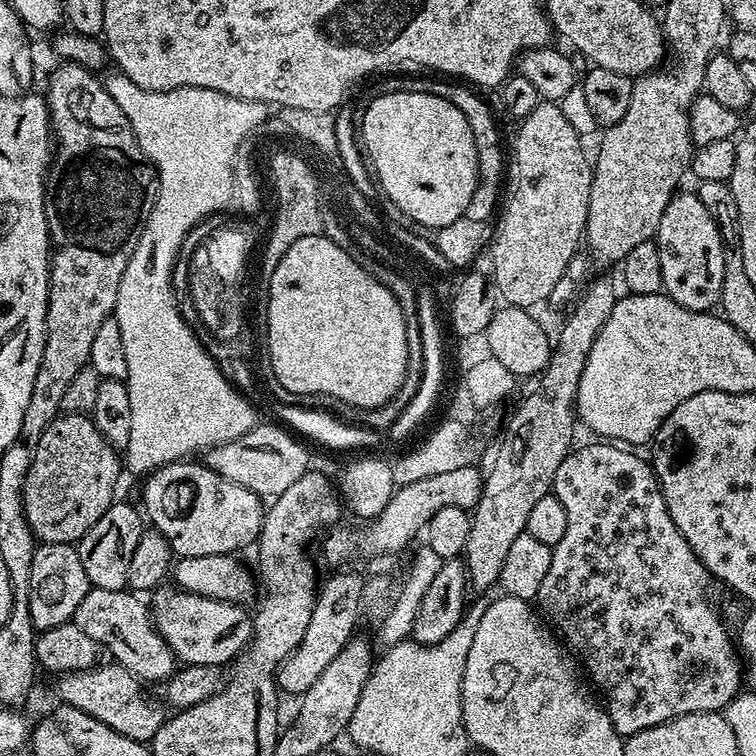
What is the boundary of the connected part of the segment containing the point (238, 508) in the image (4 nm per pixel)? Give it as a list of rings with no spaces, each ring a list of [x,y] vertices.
[[[173,462],[157,468],[143,481],[142,512],[147,523],[170,542],[173,553],[181,556],[239,553],[239,548],[257,543],[266,515],[266,504],[246,486],[214,474],[202,462]]]

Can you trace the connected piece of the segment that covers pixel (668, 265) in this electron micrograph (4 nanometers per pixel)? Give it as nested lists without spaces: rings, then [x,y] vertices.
[[[677,191],[666,206],[654,237],[662,262],[663,291],[686,310],[706,312],[720,303],[725,246],[710,210],[702,206],[695,191],[684,191]]]

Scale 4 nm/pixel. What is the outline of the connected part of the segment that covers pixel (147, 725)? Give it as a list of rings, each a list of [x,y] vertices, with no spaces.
[[[115,662],[101,663],[85,672],[66,672],[59,677],[56,692],[60,695],[59,703],[69,708],[82,710],[82,714],[90,714],[98,722],[110,726],[110,730],[118,730],[131,740],[151,742],[154,734],[164,725],[166,708],[159,699],[147,696],[143,692],[141,681]]]

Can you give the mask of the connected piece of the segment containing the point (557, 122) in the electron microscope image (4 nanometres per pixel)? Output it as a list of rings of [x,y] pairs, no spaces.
[[[542,102],[538,105],[528,117],[519,121],[516,145],[510,148],[512,185],[509,188],[507,185],[506,199],[499,213],[500,221],[498,216],[494,224],[494,239],[490,245],[490,276],[499,299],[513,308],[532,310],[535,309],[535,304],[544,304],[549,299],[552,289],[566,272],[566,266],[578,253],[584,228],[588,224],[592,164],[589,157],[588,160],[584,157],[584,148],[580,145],[580,136],[576,133],[575,126],[560,108],[563,107],[556,102]]]

